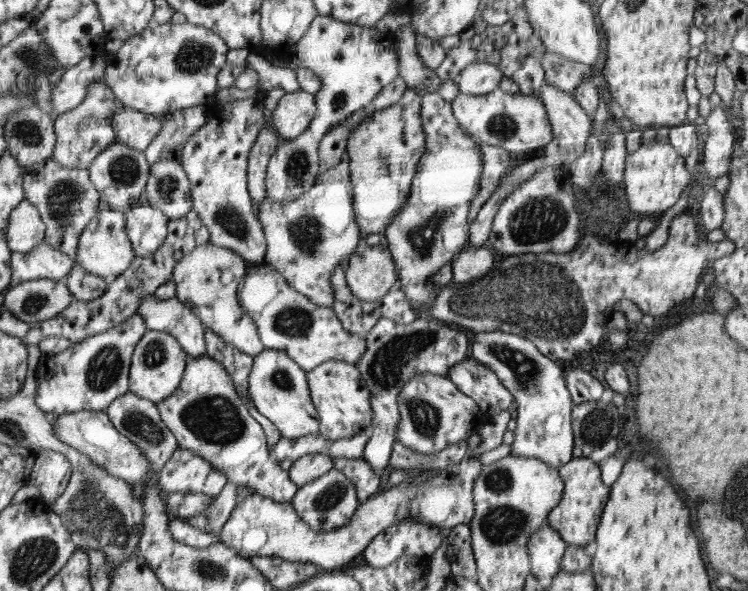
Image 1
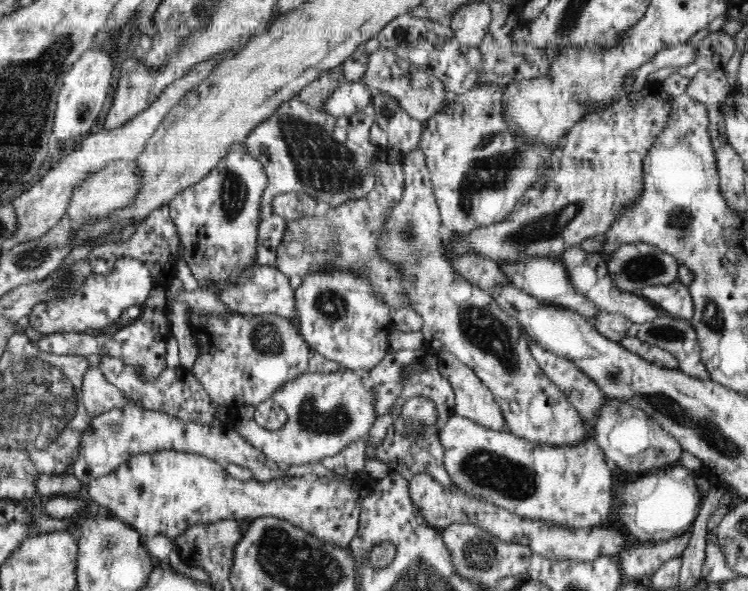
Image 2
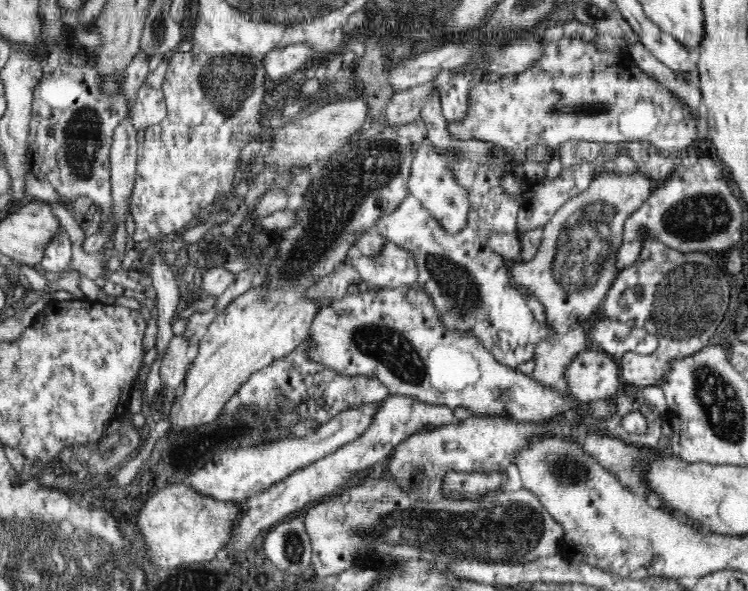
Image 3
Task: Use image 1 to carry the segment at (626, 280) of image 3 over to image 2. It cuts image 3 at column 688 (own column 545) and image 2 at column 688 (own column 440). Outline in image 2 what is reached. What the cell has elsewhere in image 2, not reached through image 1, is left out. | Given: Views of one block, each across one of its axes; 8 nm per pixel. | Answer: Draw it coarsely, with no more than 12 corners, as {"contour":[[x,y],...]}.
{"contour":[[678,281],[637,293],[668,316],[691,321],[688,286]]}

